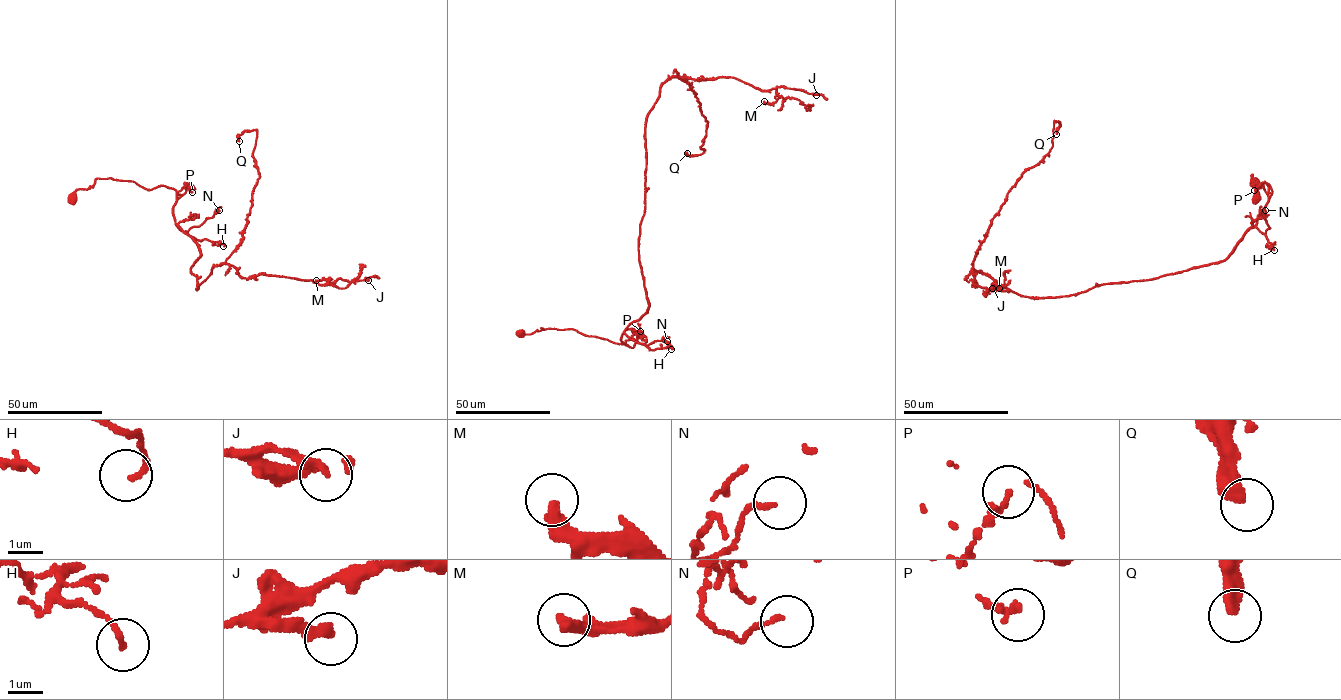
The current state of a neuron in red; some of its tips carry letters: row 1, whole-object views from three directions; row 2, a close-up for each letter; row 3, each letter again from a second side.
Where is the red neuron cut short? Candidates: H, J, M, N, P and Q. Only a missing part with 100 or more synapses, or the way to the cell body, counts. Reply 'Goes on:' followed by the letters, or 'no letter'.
Goes on: no letter

